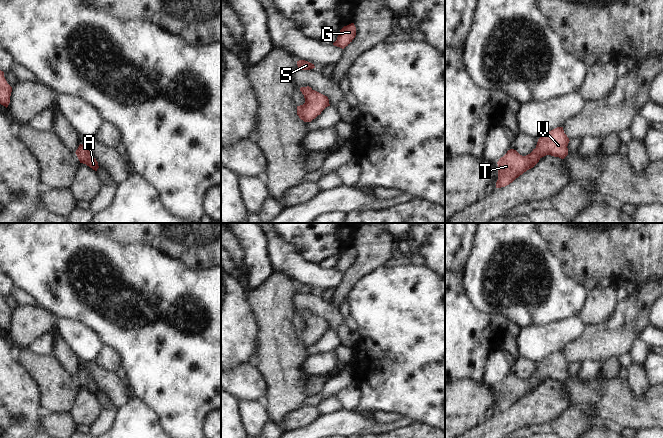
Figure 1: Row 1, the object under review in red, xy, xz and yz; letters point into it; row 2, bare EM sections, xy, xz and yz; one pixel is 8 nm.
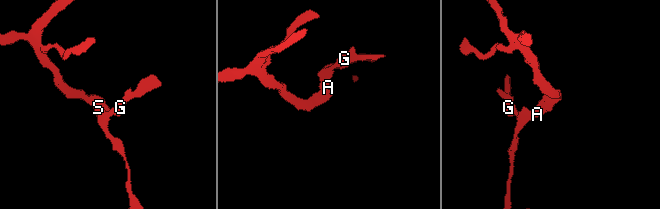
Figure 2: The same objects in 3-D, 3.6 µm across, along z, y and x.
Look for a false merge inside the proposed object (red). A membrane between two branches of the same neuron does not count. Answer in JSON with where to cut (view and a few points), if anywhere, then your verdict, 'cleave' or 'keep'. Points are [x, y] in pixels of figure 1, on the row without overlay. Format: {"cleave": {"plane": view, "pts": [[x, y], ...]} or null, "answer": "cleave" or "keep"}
{"cleave": null, "answer": "keep"}

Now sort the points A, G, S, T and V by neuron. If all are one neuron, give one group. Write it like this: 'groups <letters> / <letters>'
groups A G S T V

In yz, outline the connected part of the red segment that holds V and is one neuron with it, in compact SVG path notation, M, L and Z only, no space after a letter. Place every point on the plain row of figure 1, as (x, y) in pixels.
M557 351L542 359L538 363L536 372L526 380L520 379L514 373L508 374L497 386L498 404L496 412L509 409L524 396L533 392L546 379L564 383L568 379L569 365L563 351Z

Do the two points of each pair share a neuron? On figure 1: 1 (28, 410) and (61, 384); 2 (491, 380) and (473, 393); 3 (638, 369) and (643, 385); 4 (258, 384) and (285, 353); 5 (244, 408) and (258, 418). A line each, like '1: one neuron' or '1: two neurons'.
1: two neurons
2: two neurons
3: one neuron
4: two neurons
5: one neuron

